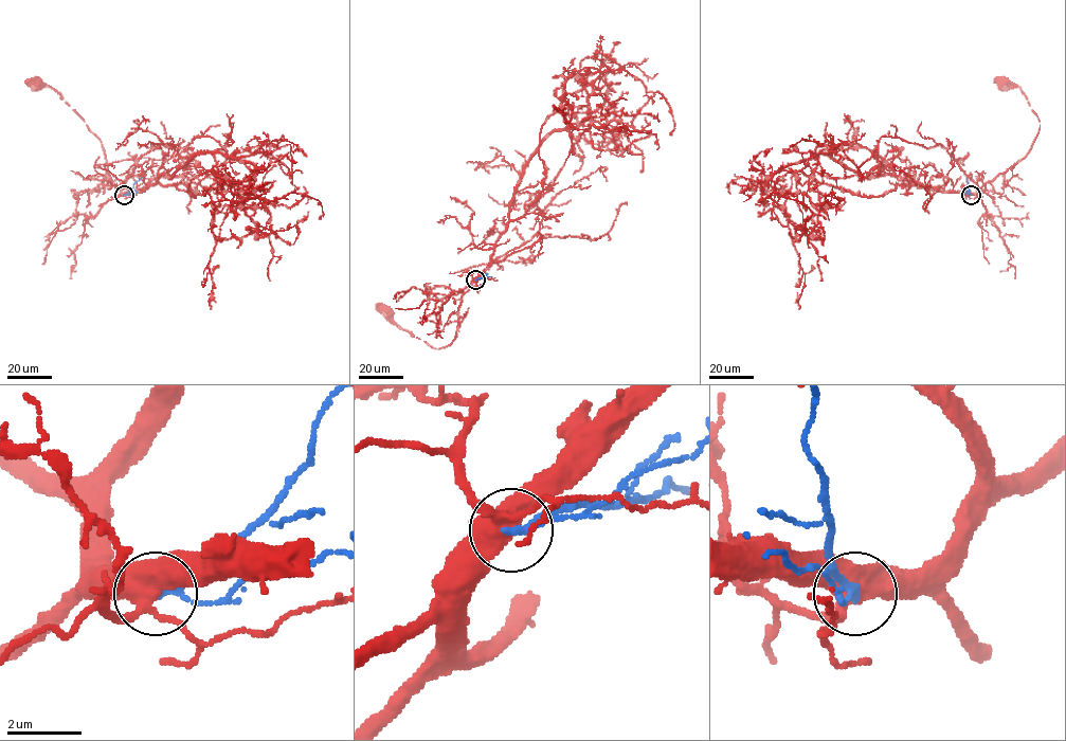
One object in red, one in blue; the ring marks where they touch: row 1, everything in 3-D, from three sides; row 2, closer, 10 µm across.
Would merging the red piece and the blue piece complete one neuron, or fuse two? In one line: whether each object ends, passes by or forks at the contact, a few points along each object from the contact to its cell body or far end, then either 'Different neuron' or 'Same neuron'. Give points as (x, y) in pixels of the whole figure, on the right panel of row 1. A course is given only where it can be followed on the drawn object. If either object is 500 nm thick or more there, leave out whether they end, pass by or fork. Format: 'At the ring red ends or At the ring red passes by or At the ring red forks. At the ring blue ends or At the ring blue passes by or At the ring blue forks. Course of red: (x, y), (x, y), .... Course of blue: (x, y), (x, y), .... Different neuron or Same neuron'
Course of red: (970, 195), (1019, 162), (1039, 132), (1039, 118), (1021, 89), (1009, 82), (1001, 84). Course of blue: (970, 195), (967, 178). Different neuron

